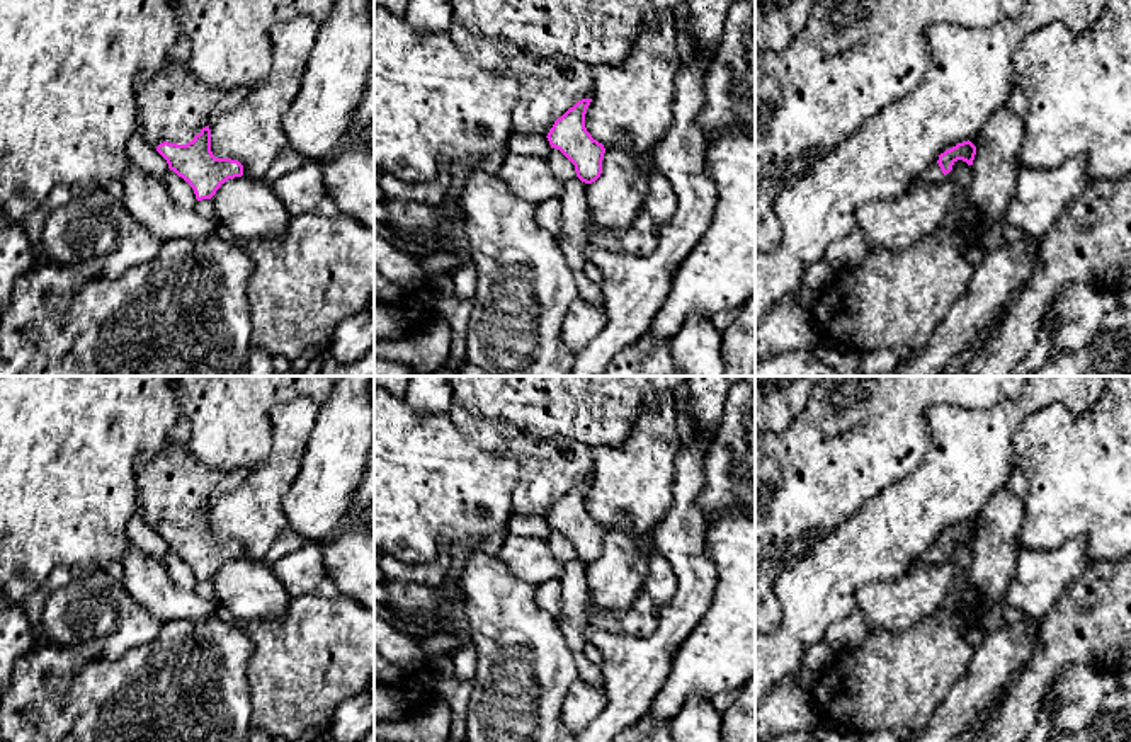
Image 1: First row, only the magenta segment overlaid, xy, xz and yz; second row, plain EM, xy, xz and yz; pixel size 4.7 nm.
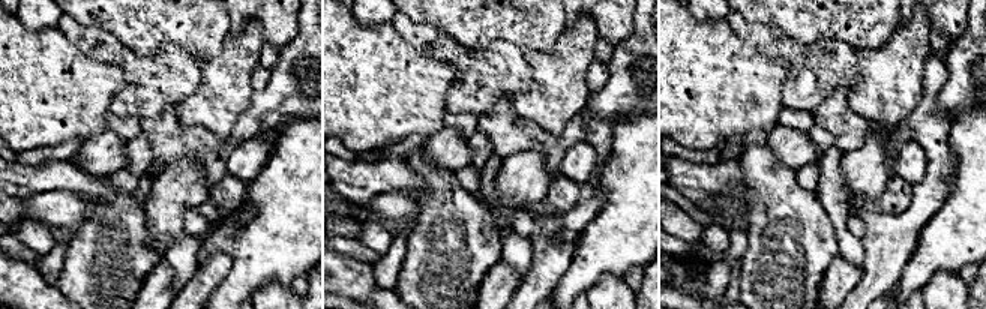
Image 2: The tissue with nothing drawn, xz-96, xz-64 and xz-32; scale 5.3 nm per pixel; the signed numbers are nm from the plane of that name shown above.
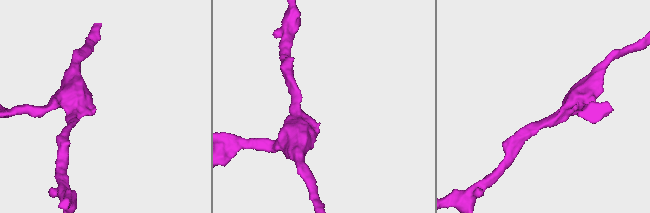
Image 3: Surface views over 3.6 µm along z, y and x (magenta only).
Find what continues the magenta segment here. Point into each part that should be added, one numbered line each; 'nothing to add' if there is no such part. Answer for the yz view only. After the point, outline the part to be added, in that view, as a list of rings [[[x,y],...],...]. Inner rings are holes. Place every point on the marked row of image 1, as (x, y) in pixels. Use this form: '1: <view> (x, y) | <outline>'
1: yz (932, 174) | [[[937,162],[924,168],[915,179],[915,182],[927,182],[927,184],[939,184],[942,180],[944,174]]]

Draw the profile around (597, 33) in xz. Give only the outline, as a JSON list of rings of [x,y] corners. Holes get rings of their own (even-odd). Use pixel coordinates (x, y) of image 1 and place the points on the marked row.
[[[449,0],[454,19],[475,36],[517,44],[537,58],[568,56],[595,68],[628,61],[648,22],[646,0]]]

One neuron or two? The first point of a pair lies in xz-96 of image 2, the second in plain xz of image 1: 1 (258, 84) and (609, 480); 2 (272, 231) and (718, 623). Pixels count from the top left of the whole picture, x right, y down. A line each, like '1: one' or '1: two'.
1: two
2: one

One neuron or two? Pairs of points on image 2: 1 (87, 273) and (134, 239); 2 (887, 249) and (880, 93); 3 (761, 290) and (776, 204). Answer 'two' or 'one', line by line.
1: one
2: two
3: one

